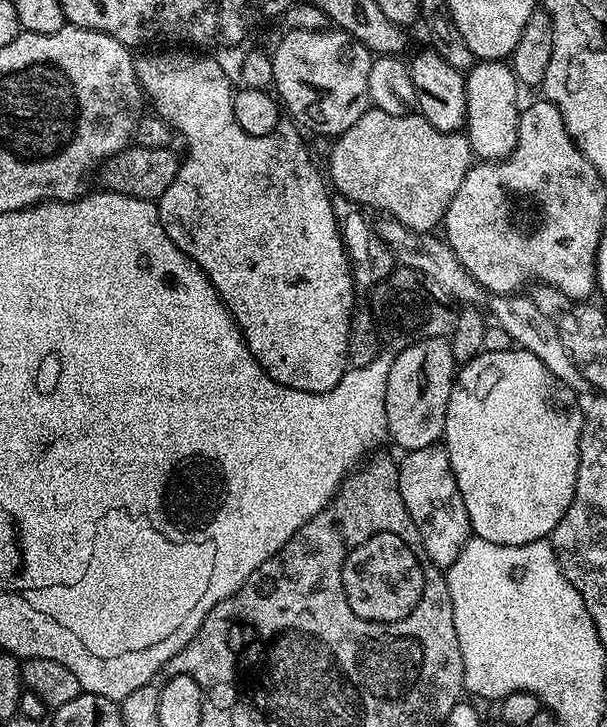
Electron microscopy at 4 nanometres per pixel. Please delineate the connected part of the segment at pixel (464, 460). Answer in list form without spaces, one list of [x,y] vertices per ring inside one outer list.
[[[513,346],[510,350],[483,351],[457,371],[446,410],[446,426],[442,443],[444,449],[448,451],[450,466],[454,470],[454,478],[458,482],[458,490],[462,490],[462,502],[466,502],[466,514],[470,514],[470,526],[475,539],[494,542],[498,546],[522,546],[535,540],[551,537],[558,522],[562,522],[562,518],[574,498],[574,486],[578,478],[578,462],[580,461],[580,431],[583,421],[584,413],[580,410],[577,393],[572,392],[534,354],[528,353],[524,348]]]

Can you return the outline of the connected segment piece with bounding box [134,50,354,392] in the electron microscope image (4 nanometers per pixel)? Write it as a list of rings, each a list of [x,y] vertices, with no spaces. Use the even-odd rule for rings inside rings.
[[[192,50],[180,51],[184,52],[160,52],[157,56],[144,56],[141,60],[139,57],[134,64],[136,78],[140,83],[140,91],[146,97],[147,103],[148,100],[152,103],[151,111],[159,116],[173,133],[180,132],[185,144],[178,174],[170,182],[170,186],[166,186],[166,190],[160,195],[158,201],[160,224],[174,242],[174,246],[181,248],[206,274],[206,278],[220,295],[221,302],[228,307],[228,313],[236,319],[236,325],[240,327],[240,333],[244,335],[244,341],[250,354],[254,354],[258,366],[262,366],[262,370],[267,376],[274,378],[274,382],[278,382],[282,386],[290,386],[294,390],[302,390],[303,392],[330,390],[334,386],[338,386],[338,382],[350,367],[348,331],[354,311],[354,303],[352,304],[354,289],[352,271],[348,268],[348,256],[344,253],[344,244],[340,240],[340,225],[334,218],[329,185],[326,183],[321,169],[320,172],[316,169],[316,164],[312,161],[312,156],[308,153],[303,138],[299,136],[301,133],[295,127],[292,129],[281,126],[275,132],[265,136],[246,134],[246,130],[242,130],[242,126],[238,126],[238,122],[234,118],[230,87],[228,88],[229,77],[225,76],[216,59],[208,54],[195,56],[192,53],[195,51]]]

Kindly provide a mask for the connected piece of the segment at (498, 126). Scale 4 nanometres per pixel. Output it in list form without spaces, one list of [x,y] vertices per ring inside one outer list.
[[[477,61],[465,73],[466,120],[464,133],[473,155],[482,162],[504,160],[517,144],[520,125],[520,86],[511,67],[505,61]]]

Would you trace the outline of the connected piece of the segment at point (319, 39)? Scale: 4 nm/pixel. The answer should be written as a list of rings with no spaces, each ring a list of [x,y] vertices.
[[[288,30],[283,34],[285,36],[272,56],[271,85],[283,111],[287,115],[289,112],[301,129],[321,132],[327,138],[335,138],[350,130],[350,126],[354,126],[370,107],[368,79],[373,53],[362,46],[362,42],[339,30]]]

